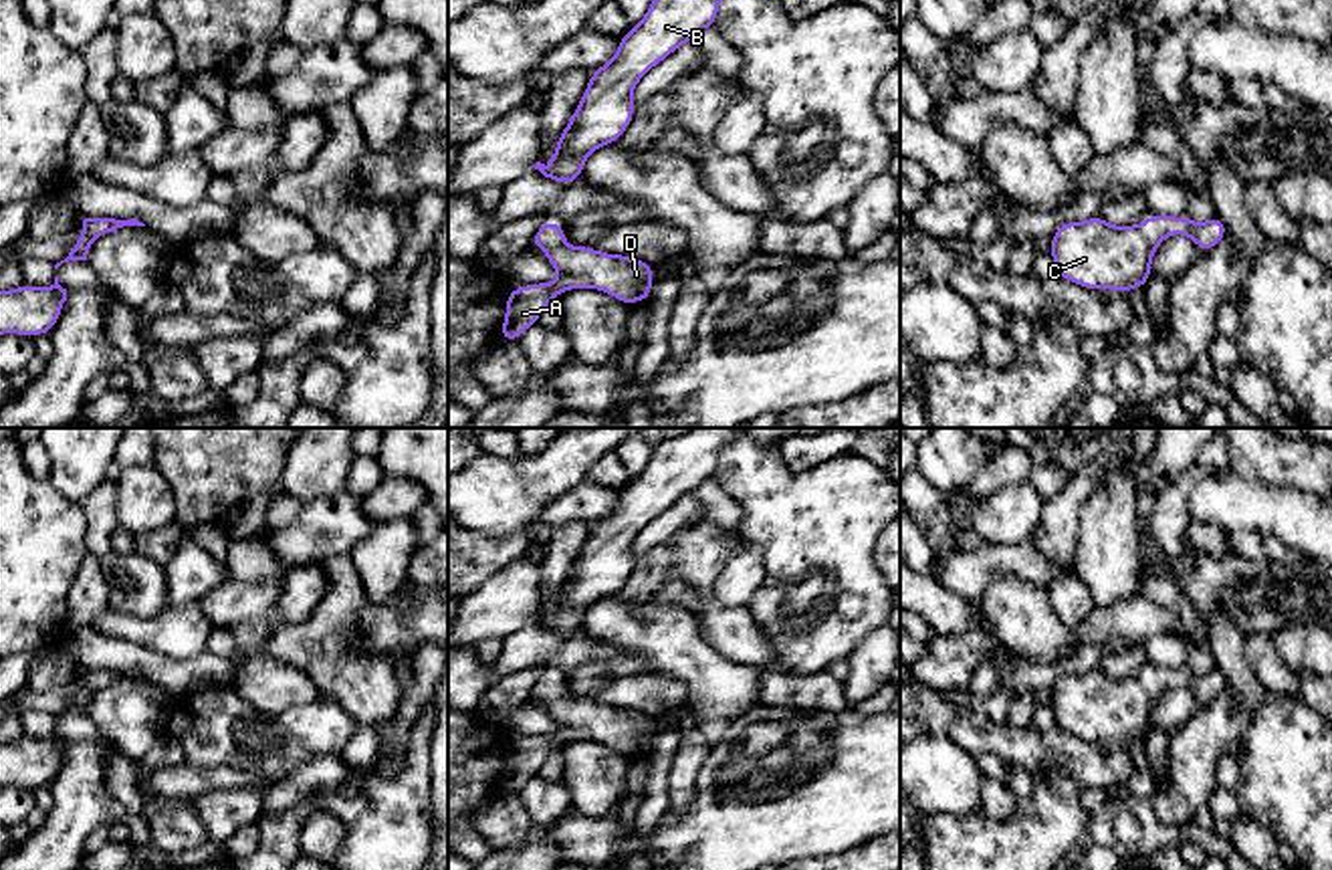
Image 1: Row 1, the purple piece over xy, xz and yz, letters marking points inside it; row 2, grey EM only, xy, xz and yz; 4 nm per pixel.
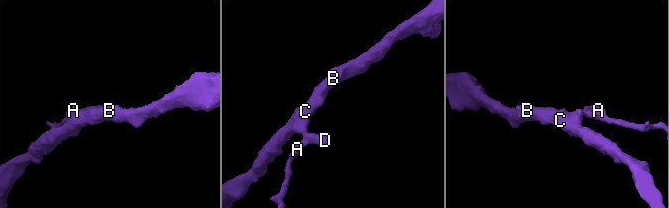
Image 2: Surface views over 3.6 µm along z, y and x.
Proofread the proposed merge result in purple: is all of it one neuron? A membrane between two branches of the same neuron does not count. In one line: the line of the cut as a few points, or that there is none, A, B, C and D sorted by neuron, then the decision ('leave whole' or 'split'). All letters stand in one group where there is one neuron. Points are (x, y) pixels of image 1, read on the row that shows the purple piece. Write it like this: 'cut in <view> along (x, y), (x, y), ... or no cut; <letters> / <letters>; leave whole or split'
no cut; A B C D; leave whole

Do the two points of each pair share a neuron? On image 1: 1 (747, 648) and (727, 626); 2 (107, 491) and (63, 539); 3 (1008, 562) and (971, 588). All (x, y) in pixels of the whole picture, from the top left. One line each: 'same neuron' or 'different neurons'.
1: same neuron
2: different neurons
3: same neuron

